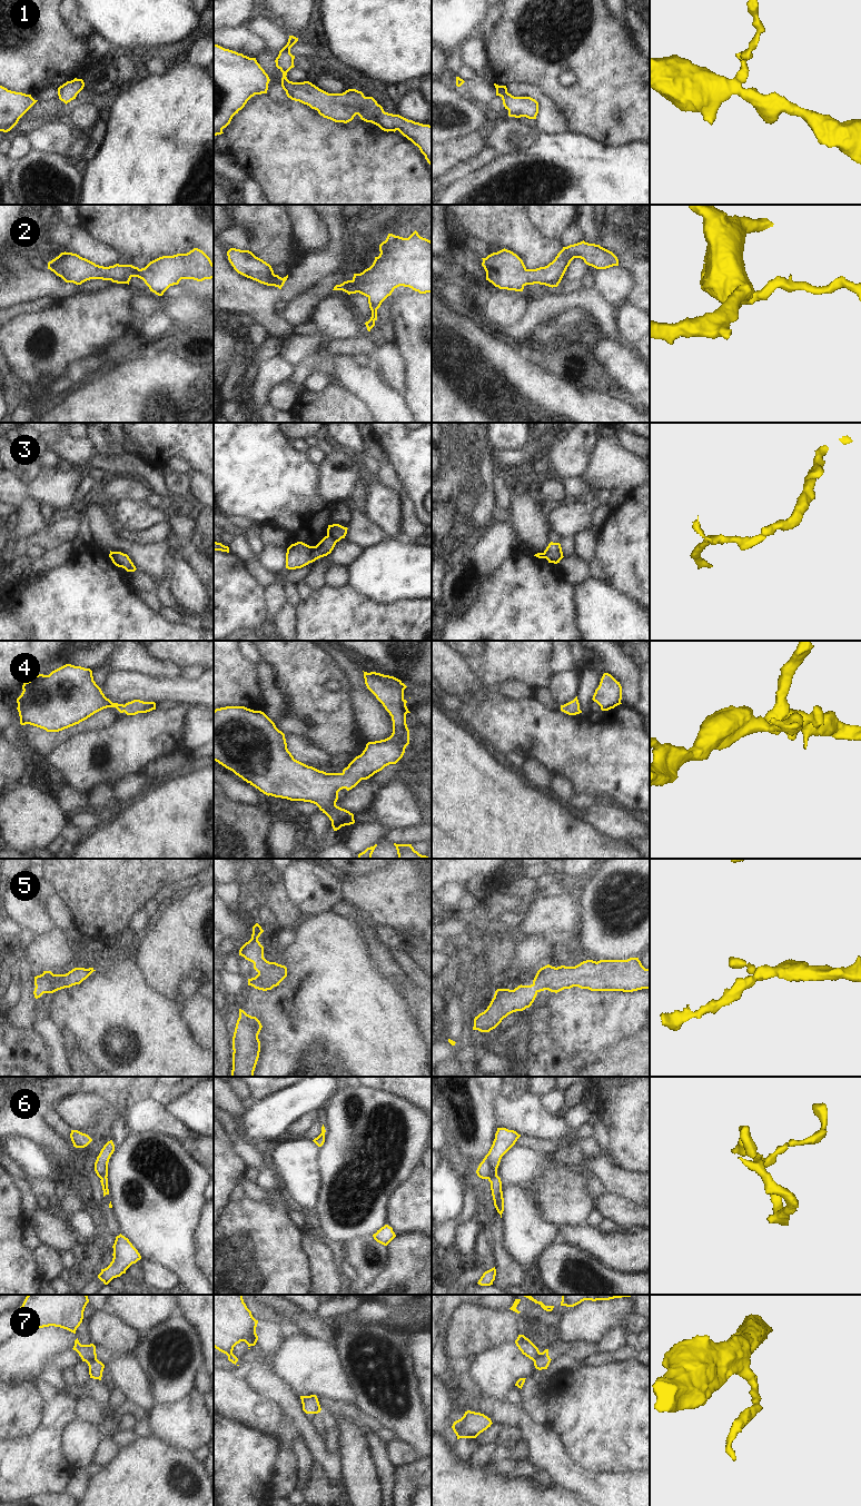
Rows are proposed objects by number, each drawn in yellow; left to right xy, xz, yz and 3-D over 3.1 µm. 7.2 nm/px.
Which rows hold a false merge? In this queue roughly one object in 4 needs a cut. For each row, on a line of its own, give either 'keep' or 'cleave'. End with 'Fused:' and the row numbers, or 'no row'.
1: keep
2: keep
3: cleave
4: keep
5: keep
6: keep
7: cleave
Fused: 3, 7

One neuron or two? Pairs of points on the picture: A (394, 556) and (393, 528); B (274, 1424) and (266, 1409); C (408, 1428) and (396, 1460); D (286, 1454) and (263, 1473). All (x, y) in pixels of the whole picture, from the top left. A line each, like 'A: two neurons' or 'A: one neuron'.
A: two neurons
B: one neuron
C: two neurons
D: two neurons

